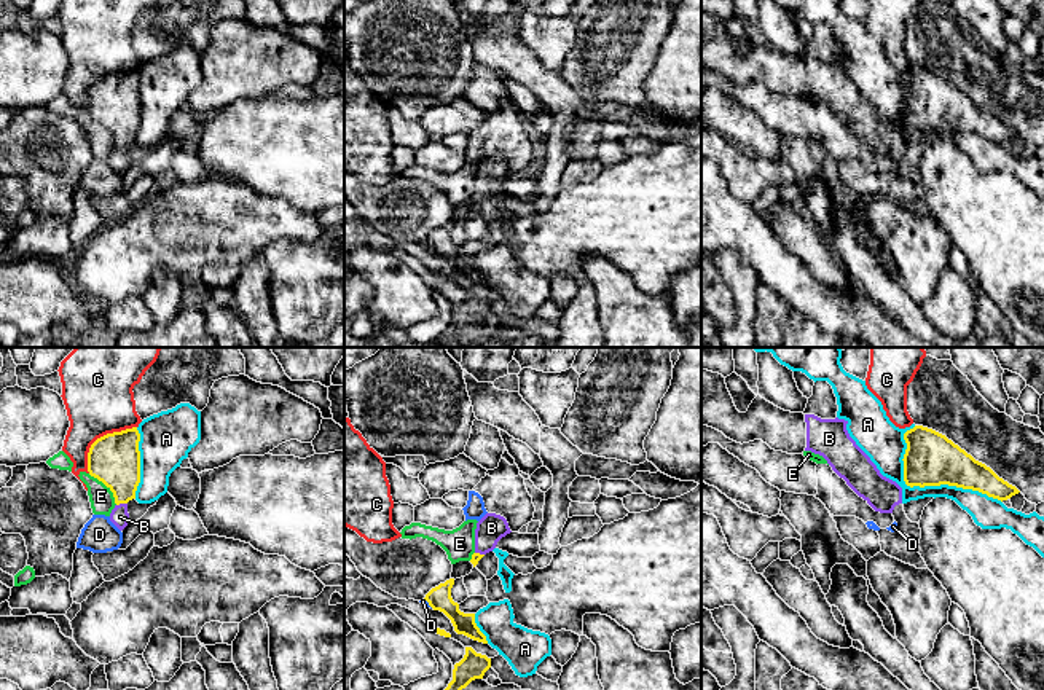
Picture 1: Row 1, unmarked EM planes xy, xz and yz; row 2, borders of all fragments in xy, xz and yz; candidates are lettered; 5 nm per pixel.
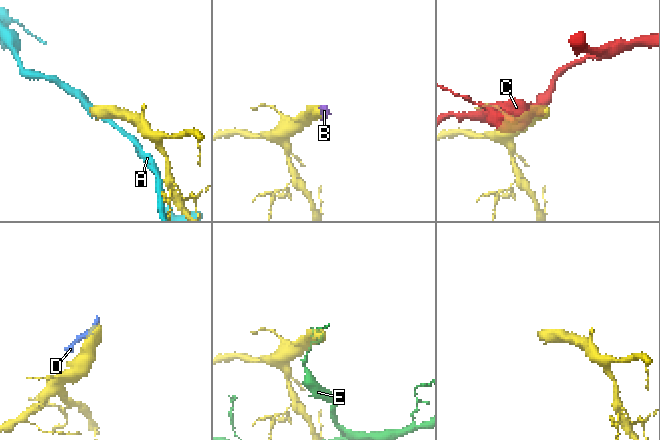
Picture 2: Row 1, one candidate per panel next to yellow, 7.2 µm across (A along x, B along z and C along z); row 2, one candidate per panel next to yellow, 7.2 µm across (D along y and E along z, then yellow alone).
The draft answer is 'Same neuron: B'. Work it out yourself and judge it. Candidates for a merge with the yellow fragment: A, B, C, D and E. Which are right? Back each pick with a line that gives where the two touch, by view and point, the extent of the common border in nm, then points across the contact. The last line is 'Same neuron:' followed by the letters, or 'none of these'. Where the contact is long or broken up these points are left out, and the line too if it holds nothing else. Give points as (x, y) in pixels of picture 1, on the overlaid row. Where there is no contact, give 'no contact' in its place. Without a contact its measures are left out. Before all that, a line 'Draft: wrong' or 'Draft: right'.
Draft: right
B: contact xy (121, 502); length 60 nm; way xy (113, 459), (121, 474), (121, 502), (120, 517)
Same neuron: B

